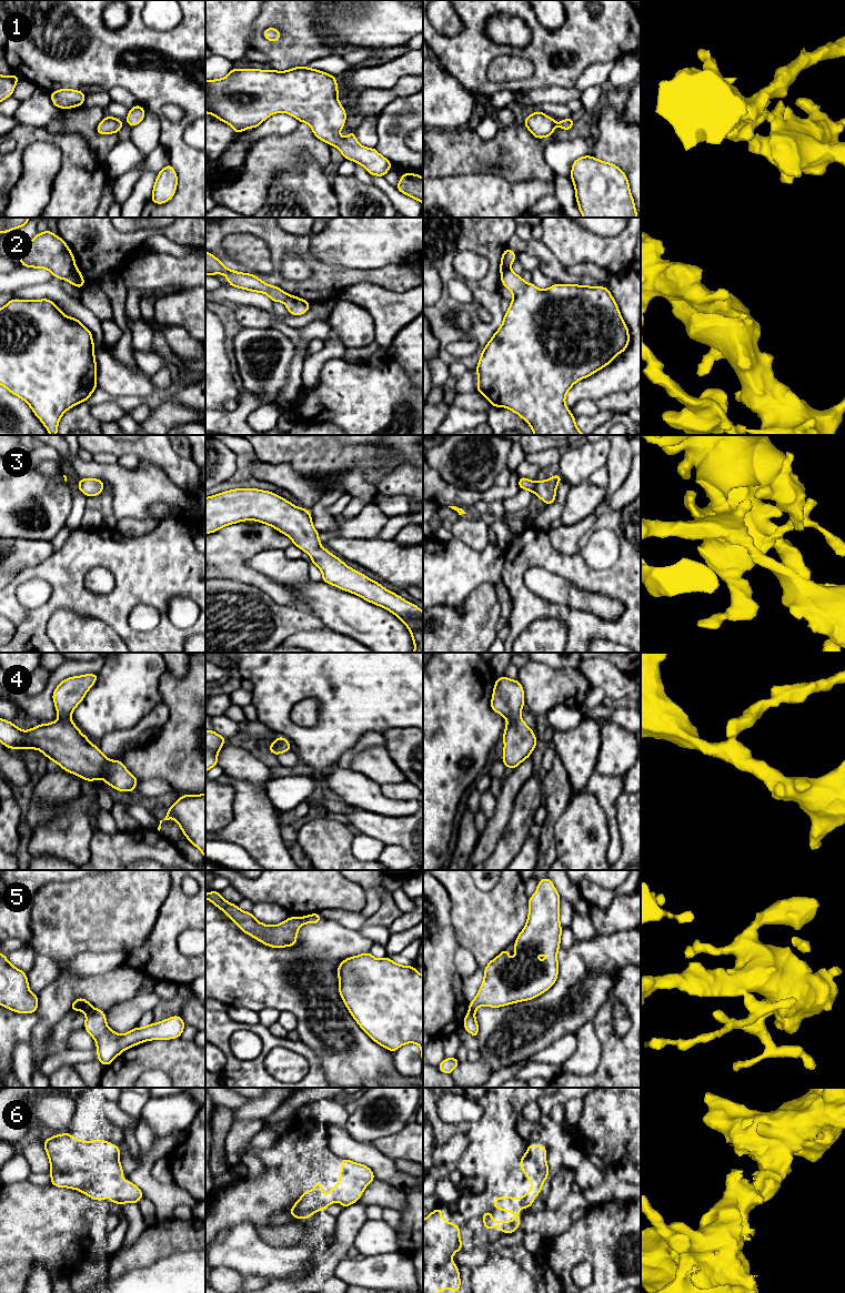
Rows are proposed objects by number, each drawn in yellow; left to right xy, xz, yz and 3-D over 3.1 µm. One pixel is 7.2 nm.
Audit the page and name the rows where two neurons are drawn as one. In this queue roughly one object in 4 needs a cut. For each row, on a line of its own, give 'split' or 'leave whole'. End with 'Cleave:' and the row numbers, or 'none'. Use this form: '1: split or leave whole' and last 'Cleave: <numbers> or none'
1: leave whole
2: split
3: leave whole
4: leave whole
5: split
6: leave whole
Cleave: 2, 5

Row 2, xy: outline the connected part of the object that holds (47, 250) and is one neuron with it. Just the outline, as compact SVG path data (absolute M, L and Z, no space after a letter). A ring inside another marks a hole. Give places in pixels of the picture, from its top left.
M49 229L43 233L38 233L34 239L28 243L23 249L18 253L20 263L26 267L34 269L47 269L52 273L53 277L60 280L67 280L76 267L76 259L67 245L67 243L53 234Z

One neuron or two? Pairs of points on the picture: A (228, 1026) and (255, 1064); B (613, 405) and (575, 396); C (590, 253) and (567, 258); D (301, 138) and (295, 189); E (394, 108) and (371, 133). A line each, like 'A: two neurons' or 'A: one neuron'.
A: one neuron
B: one neuron
C: one neuron
D: two neurons
E: two neurons

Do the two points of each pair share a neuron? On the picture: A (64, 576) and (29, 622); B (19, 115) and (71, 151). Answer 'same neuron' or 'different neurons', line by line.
A: same neuron
B: different neurons

